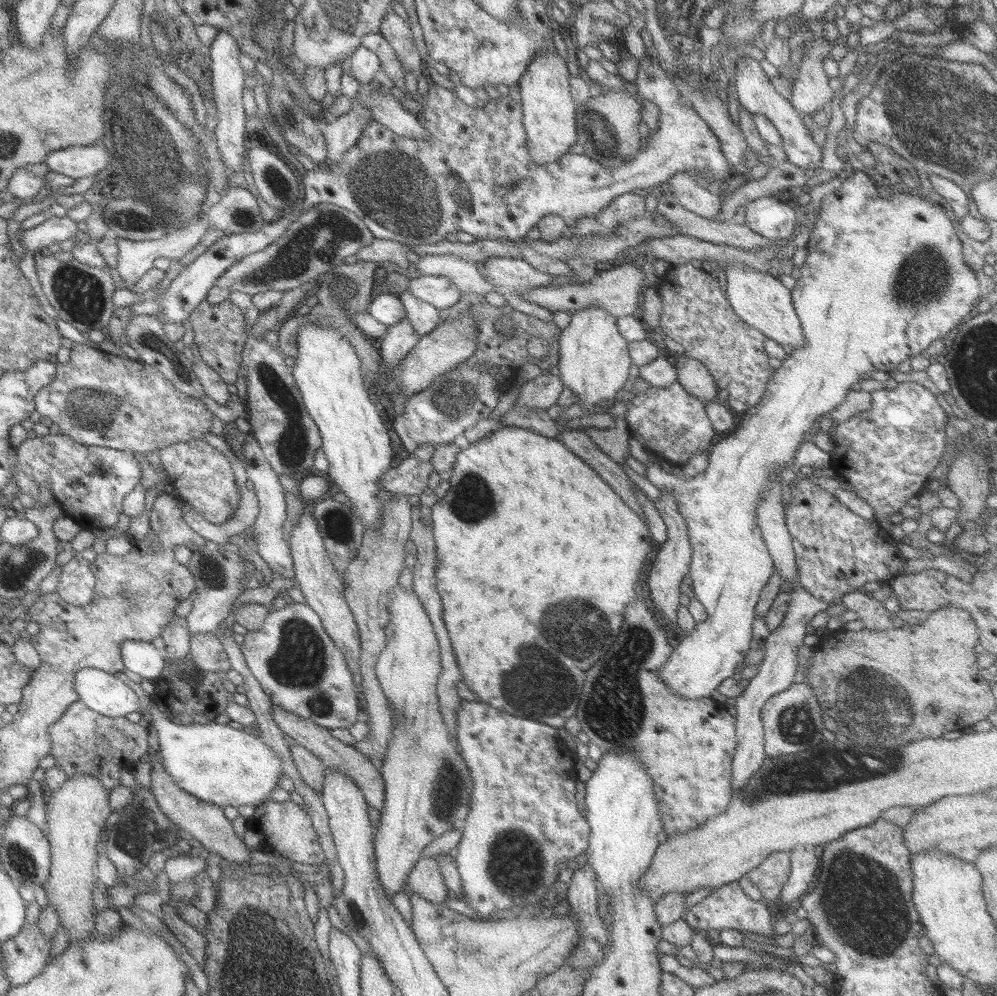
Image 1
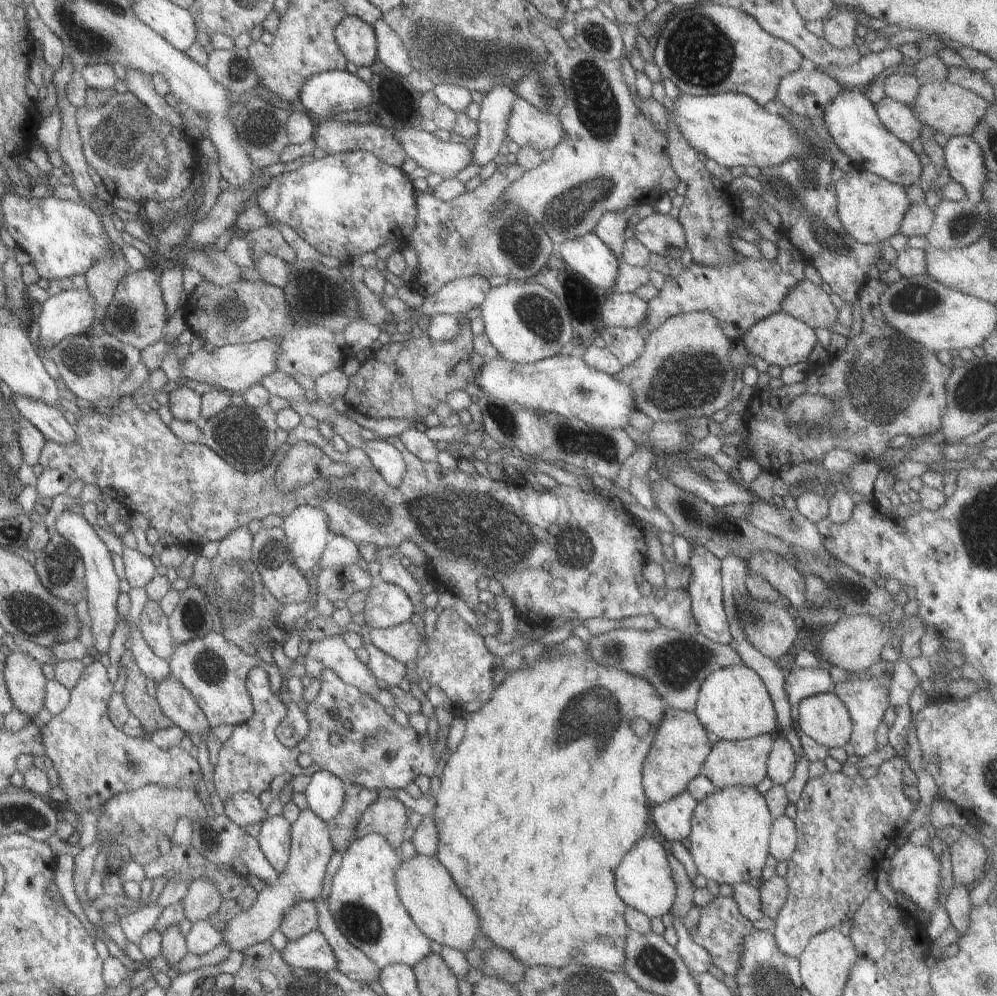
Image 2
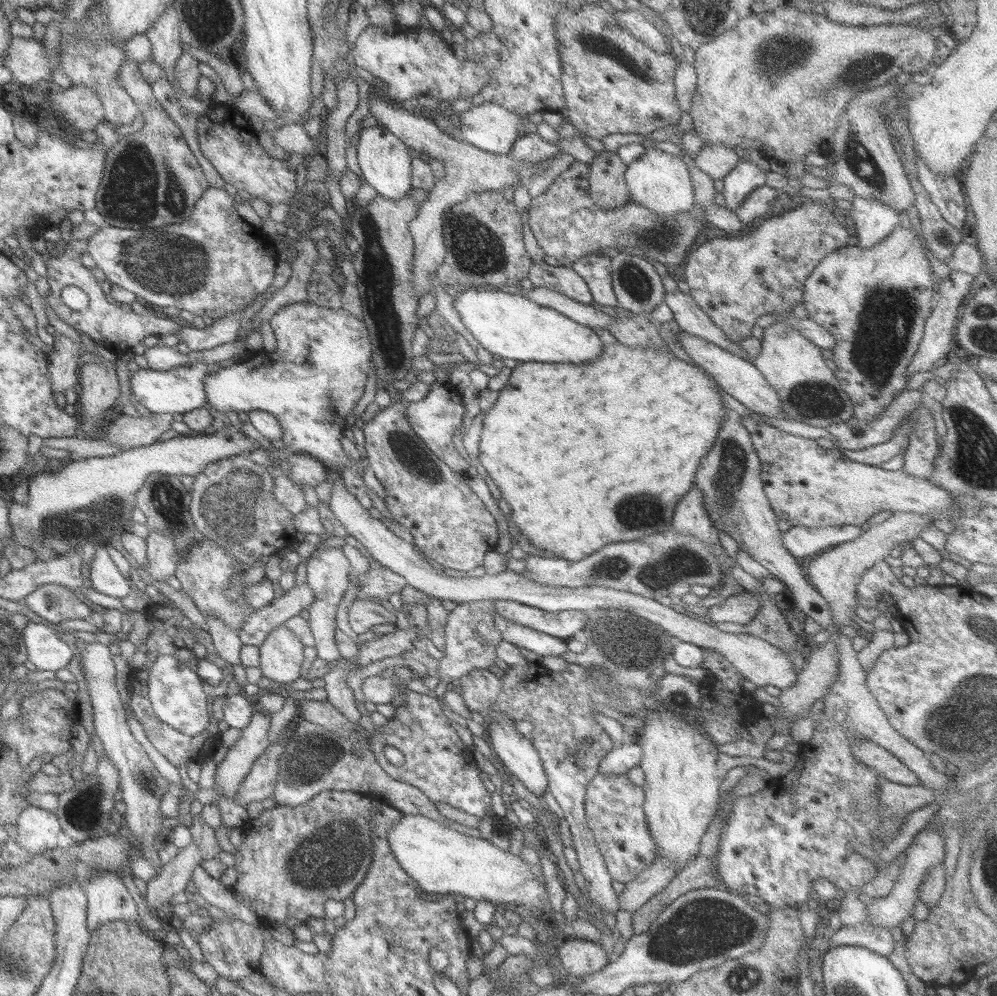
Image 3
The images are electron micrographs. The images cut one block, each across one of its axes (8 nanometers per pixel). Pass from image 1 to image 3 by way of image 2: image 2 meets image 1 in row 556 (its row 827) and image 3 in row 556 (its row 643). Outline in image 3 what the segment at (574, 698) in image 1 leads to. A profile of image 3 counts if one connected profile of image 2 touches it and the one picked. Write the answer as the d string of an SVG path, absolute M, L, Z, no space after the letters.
M617 343L603 346L600 357L588 363L527 362L517 364L512 369L508 383L502 390L499 390L496 403L485 414L478 447L480 448L480 462L486 468L488 476L494 480L494 484L498 486L498 490L502 492L502 498L510 504L510 508L505 509L512 520L512 528L524 534L537 549L554 553L560 559L574 562L597 552L608 544L638 540L673 529L672 521L676 504L688 490L693 488L696 468L704 455L708 454L708 450L712 450L714 446L716 436L724 421L725 407L714 379L698 365L686 363L671 352L663 354L660 350L629 348Z

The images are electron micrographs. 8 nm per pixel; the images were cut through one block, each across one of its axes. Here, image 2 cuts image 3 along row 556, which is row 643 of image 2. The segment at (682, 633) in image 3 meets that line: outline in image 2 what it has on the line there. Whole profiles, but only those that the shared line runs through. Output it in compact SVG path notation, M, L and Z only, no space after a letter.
M410 621L386 629L366 625L364 632L370 635L370 642L374 648L378 648L380 652L384 652L384 654L388 654L391 658L406 665L415 661L418 648L423 642L420 630Z

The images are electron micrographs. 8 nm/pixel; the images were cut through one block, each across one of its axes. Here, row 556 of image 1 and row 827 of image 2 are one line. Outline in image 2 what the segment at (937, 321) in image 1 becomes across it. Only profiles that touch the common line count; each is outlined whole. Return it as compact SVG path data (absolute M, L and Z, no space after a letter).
M734 785L716 789L698 802L691 820L690 858L697 875L707 881L722 883L757 883L769 854L771 817L764 795L756 787Z

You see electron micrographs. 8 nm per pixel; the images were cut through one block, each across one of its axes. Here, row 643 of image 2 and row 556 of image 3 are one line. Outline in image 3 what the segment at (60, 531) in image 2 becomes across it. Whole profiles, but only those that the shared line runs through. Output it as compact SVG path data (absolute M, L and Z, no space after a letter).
M106 545L96 547L96 555L89 565L90 578L87 583L96 592L119 599L130 594L129 581L118 571L107 552Z

